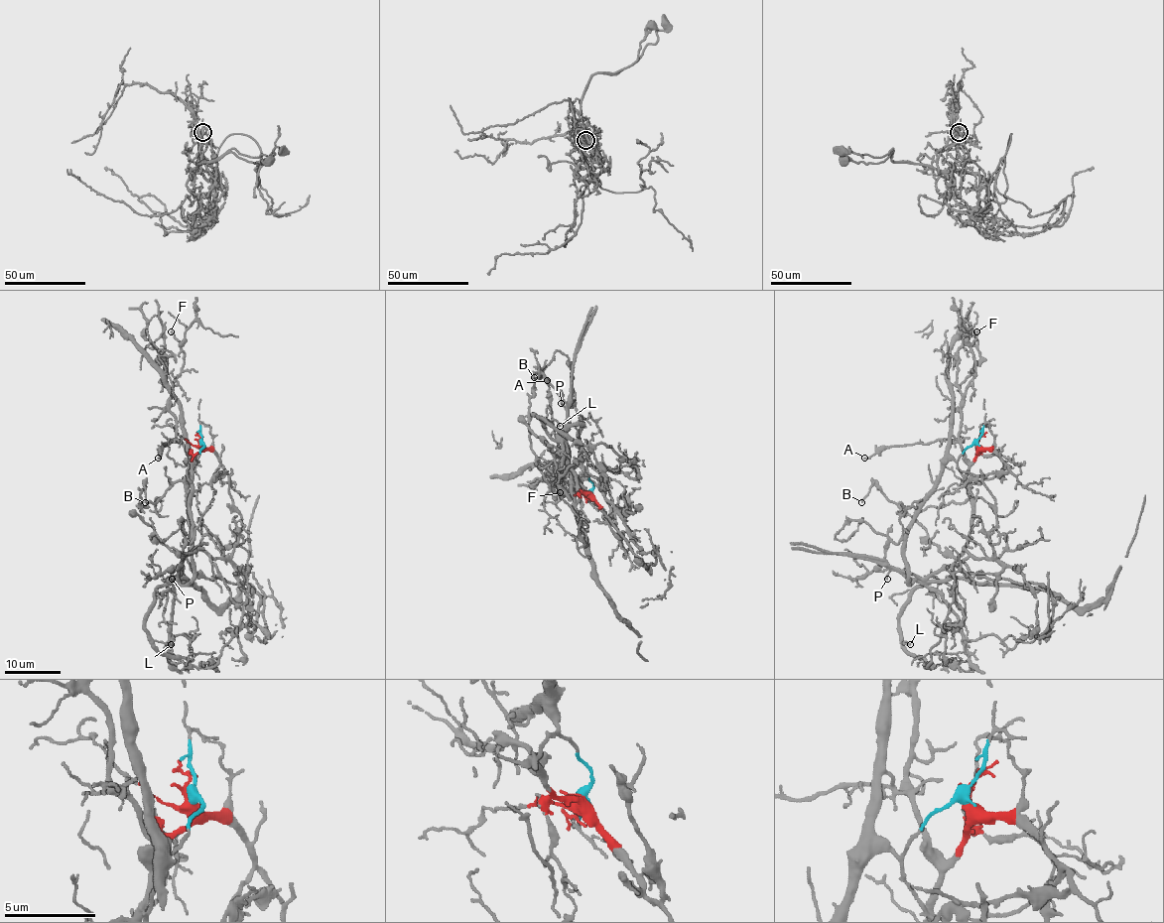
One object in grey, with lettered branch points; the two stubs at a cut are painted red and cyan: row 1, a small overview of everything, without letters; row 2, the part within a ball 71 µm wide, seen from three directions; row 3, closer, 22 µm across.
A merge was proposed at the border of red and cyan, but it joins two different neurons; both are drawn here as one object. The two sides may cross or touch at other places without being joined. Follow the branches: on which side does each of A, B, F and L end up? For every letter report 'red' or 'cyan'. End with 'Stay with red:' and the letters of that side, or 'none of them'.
A: cyan
B: red
F: red
L: cyan
Stay with red: B, F

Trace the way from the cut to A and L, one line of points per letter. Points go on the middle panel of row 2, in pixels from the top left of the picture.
A: (589, 493), (593, 484), (579, 463), (569, 467), (560, 456), (546, 380)
L: (589, 493), (593, 484), (582, 472), (581, 421), (553, 439), (534, 415), (555, 419), (560, 426)

